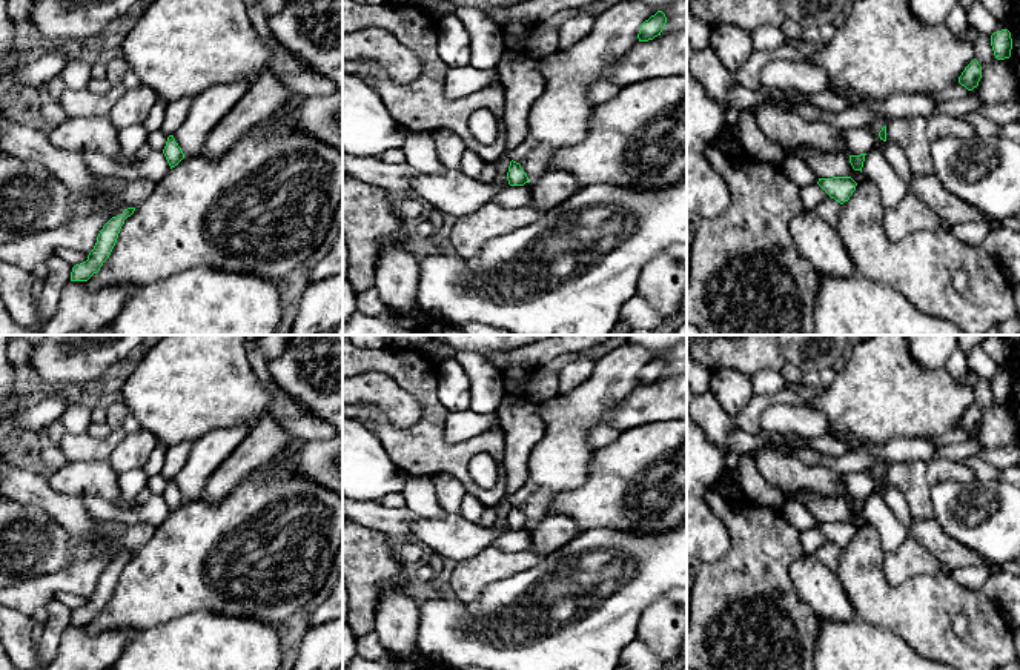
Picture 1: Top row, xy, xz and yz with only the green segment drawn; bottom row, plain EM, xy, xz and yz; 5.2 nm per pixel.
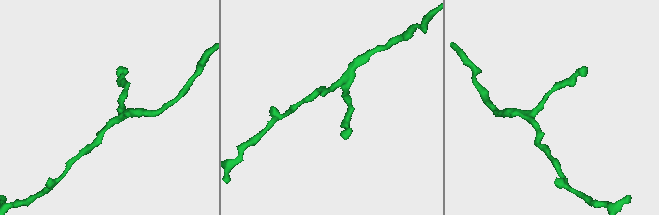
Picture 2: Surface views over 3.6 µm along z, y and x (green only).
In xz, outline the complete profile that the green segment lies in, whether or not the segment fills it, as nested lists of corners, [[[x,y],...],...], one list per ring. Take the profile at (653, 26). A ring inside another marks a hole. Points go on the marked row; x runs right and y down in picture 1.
[[[657,11],[654,15],[651,15],[641,25],[638,34],[639,41],[648,41],[661,35],[665,23],[667,23],[665,14],[662,11]]]

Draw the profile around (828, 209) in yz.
[[[828,197],[825,200],[822,200],[817,207],[816,212],[833,227],[837,226],[839,223],[839,217],[840,217],[840,209],[842,204],[839,201],[836,201],[834,198]]]

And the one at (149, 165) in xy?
[[[144,149],[123,161],[112,160],[101,152],[81,151],[77,152],[89,171],[101,177],[120,177],[128,183],[146,178],[154,183],[161,181],[171,171],[171,166],[163,152]]]

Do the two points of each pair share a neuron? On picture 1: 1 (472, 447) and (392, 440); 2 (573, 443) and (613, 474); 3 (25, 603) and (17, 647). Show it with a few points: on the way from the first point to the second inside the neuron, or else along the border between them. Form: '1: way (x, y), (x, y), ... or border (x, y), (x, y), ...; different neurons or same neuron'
1: way (452, 451), (412, 449); same neuron
2: border (595, 451), (587, 478), (575, 489); different neurons
3: border (16, 609), (36, 620); different neurons

